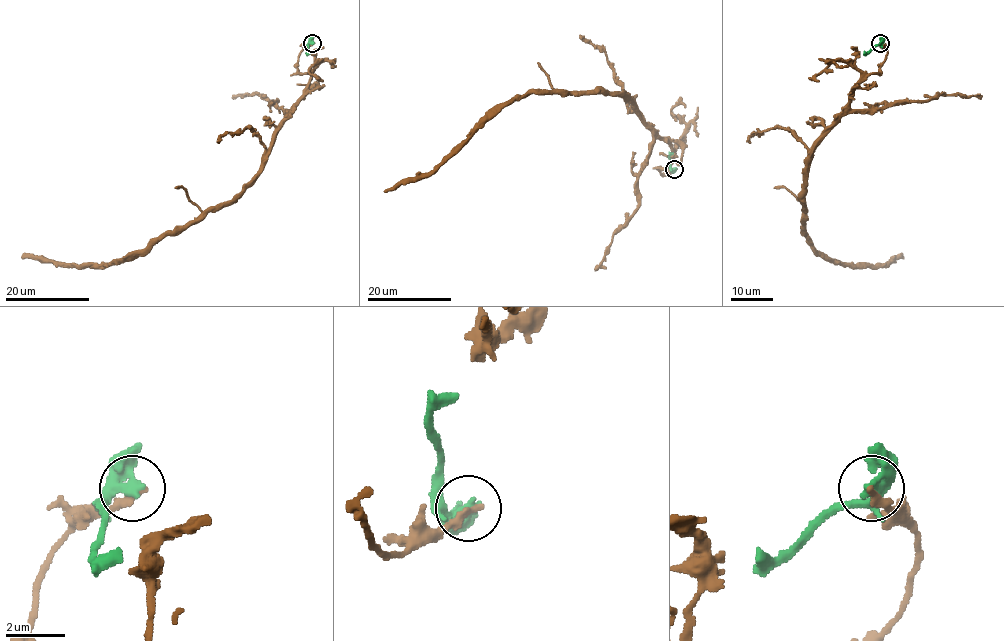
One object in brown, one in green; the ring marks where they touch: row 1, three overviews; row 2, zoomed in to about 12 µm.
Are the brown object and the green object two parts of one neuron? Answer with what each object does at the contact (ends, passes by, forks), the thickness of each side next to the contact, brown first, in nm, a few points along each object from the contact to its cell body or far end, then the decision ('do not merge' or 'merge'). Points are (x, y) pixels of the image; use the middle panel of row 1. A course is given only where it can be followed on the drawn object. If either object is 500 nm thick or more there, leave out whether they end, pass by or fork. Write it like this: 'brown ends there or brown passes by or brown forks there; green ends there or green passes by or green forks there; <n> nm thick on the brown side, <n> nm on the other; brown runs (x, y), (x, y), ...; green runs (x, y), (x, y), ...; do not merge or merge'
brown ends there; green passes by; 280 nm thick on the brown side, 320 nm on the other; brown runs (675, 169), (659, 171), (673, 150), (624, 96), (529, 93), (502, 104), (432, 171), (384, 191); green runs (675, 169), (670, 168), (668, 152); merge

